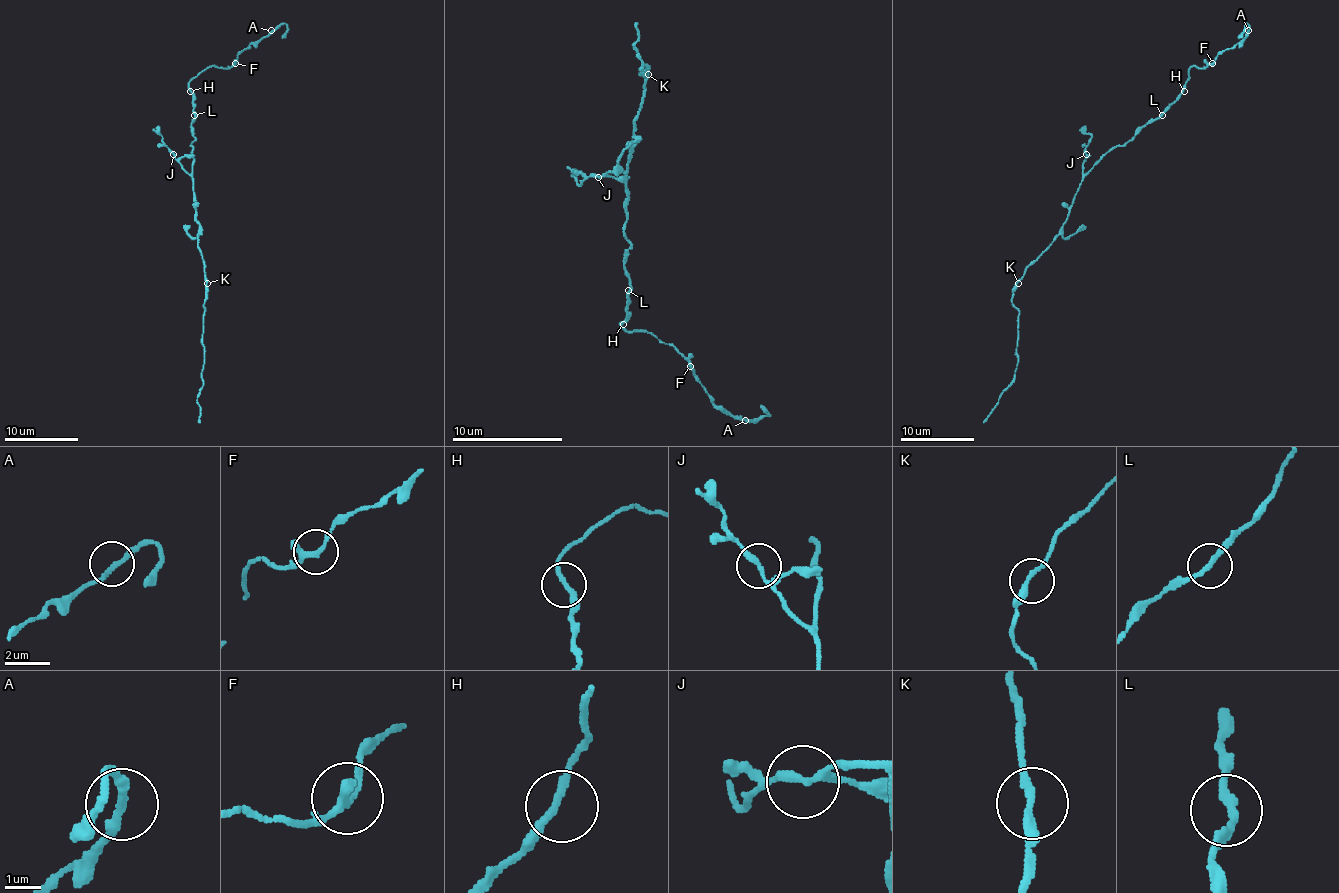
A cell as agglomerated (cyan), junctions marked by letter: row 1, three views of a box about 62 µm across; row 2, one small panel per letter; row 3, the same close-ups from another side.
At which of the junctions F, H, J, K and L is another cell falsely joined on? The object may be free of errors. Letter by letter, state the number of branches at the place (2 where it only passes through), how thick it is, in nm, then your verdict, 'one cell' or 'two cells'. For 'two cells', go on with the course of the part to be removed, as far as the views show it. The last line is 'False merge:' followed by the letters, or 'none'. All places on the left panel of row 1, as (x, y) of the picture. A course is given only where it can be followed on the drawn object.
F: branches 2; calibre 220 nm; one cell
H: branches 2; calibre 220 nm; one cell
J: branches 2; calibre 200 nm; one cell
K: branches 2; calibre 220 nm; one cell
L: branches 2; calibre 200 nm; one cell
False merge: none

